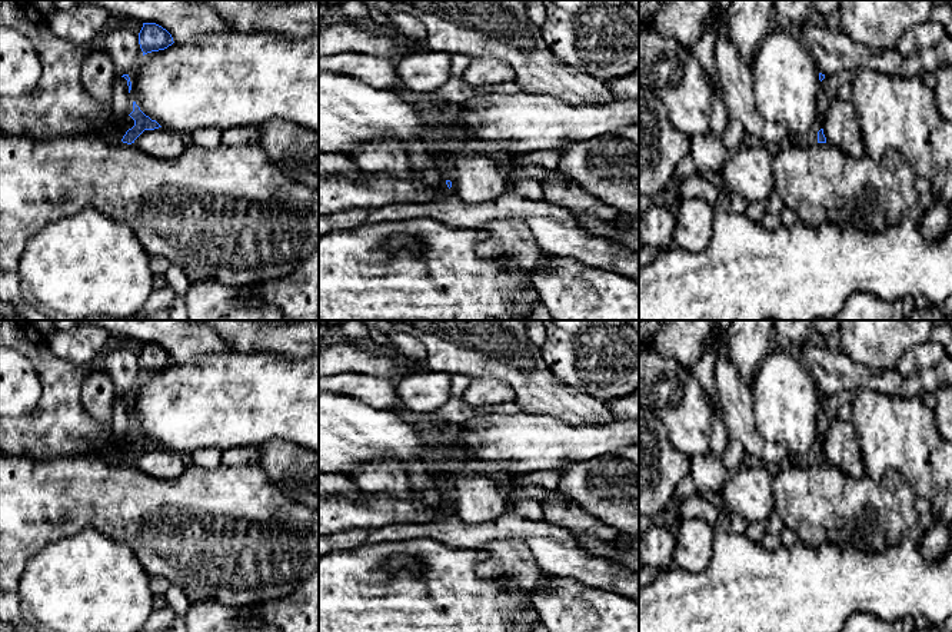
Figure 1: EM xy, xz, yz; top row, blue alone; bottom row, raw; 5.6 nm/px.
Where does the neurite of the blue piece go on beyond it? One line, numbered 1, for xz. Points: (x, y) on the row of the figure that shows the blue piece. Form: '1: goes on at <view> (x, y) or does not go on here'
1: does not go on here

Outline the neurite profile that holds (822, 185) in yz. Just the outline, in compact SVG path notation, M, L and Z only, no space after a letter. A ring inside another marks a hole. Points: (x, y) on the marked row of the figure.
M830 143L782 146L773 156L775 192L786 209L803 224L819 229L825 224L853 226L859 230L879 232L899 223L903 217L922 224L925 207L915 187L915 173L896 150L886 150L881 160L869 154L848 156Z

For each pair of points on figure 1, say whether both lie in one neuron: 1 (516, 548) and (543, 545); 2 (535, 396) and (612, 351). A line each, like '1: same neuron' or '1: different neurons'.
1: different neurons
2: different neurons

